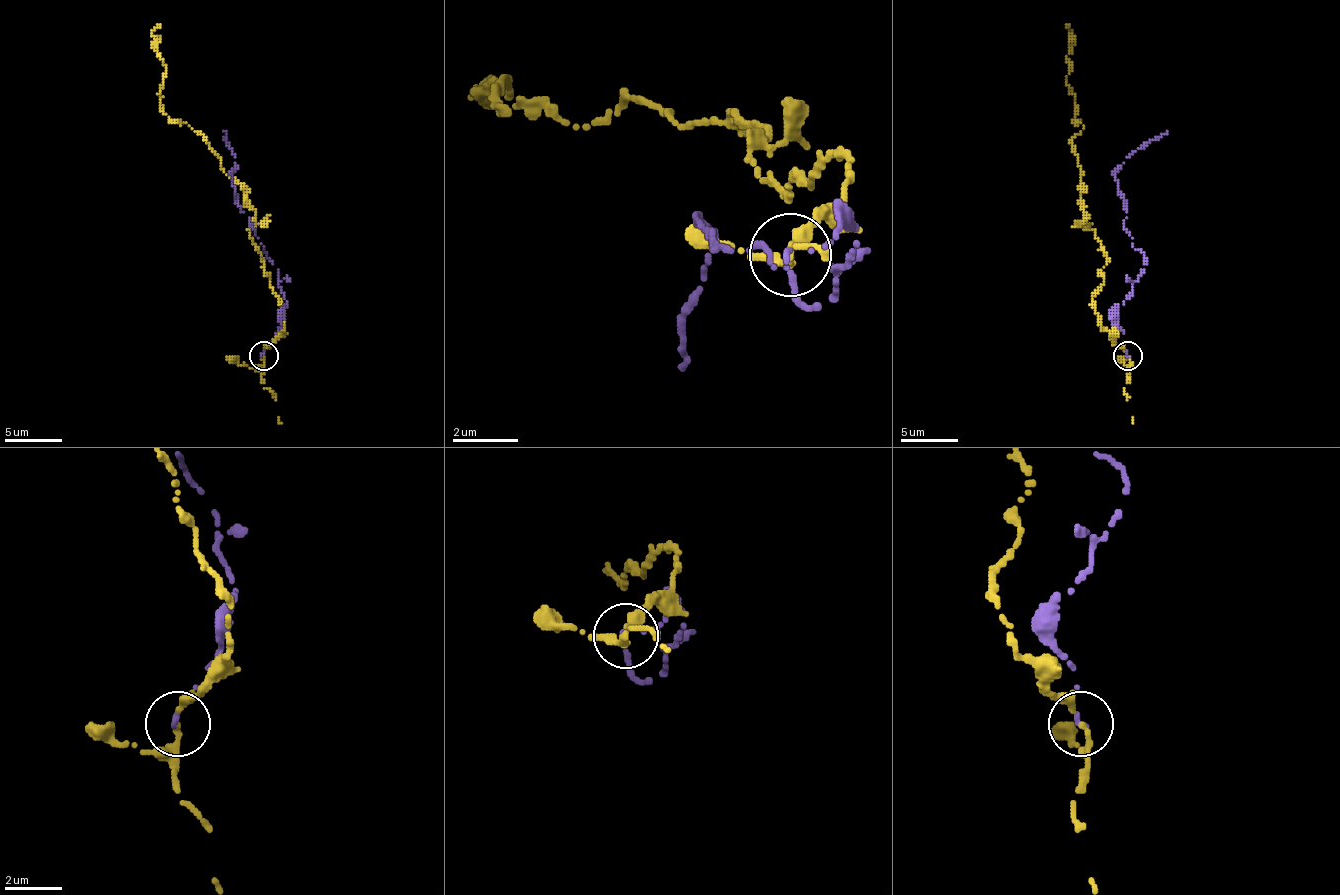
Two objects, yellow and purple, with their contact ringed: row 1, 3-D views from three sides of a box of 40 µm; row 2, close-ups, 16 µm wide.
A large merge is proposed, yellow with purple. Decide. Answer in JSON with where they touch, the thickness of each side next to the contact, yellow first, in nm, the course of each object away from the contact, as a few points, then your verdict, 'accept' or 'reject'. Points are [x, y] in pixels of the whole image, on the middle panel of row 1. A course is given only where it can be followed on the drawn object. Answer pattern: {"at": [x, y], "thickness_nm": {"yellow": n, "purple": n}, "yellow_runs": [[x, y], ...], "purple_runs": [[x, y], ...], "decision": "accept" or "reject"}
{"at": [790, 254], "thickness_nm": {"yellow": 190, "purple": 170}, "yellow_runs": [[792, 252], [842, 153], [784, 195], [743, 120], [636, 96], [586, 129], [471, 87], [495, 87]], "purple_runs": [[784, 252], [858, 228], [833, 302], [809, 310], [792, 269], [701, 219], [677, 368]], "decision": "reject"}

